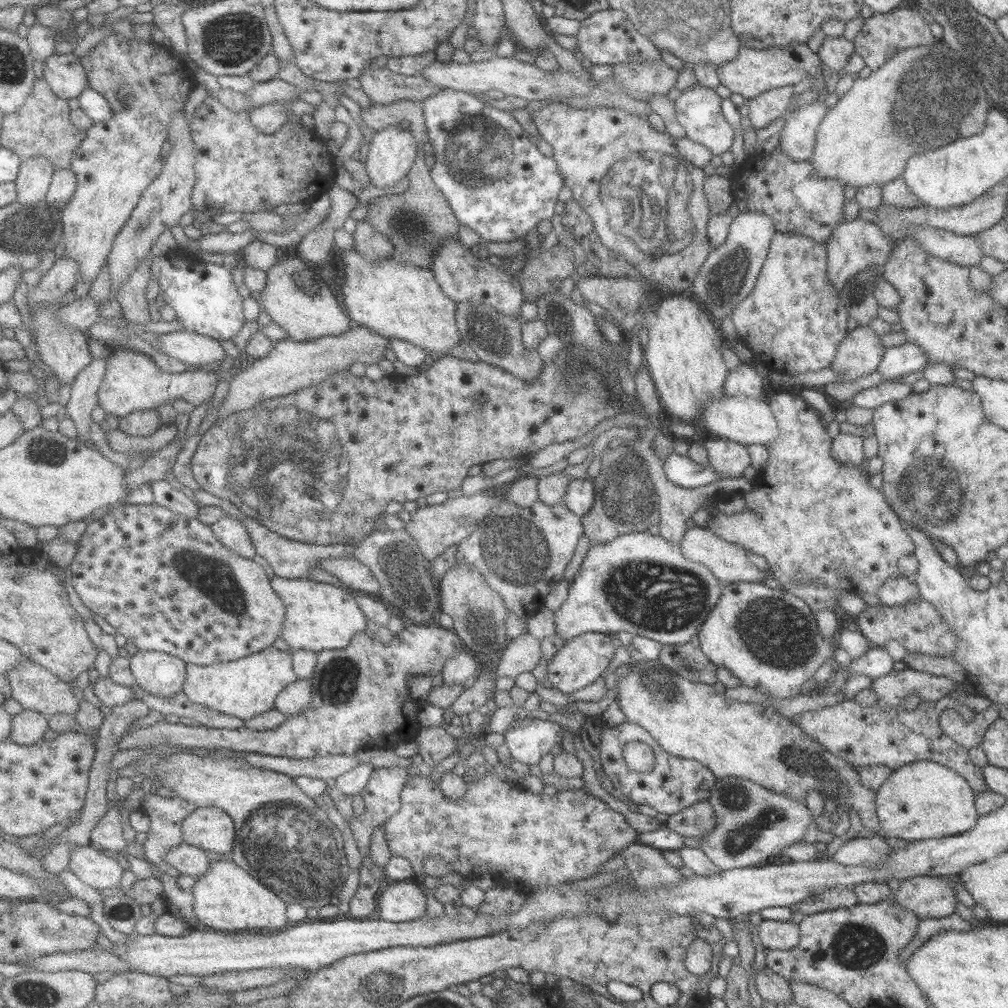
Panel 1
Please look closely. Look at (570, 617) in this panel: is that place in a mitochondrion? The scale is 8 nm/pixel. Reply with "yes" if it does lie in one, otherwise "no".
no

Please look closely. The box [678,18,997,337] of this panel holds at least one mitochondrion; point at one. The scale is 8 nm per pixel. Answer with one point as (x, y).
(938, 92)

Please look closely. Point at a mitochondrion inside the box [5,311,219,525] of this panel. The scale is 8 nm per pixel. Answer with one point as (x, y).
(44, 455)

